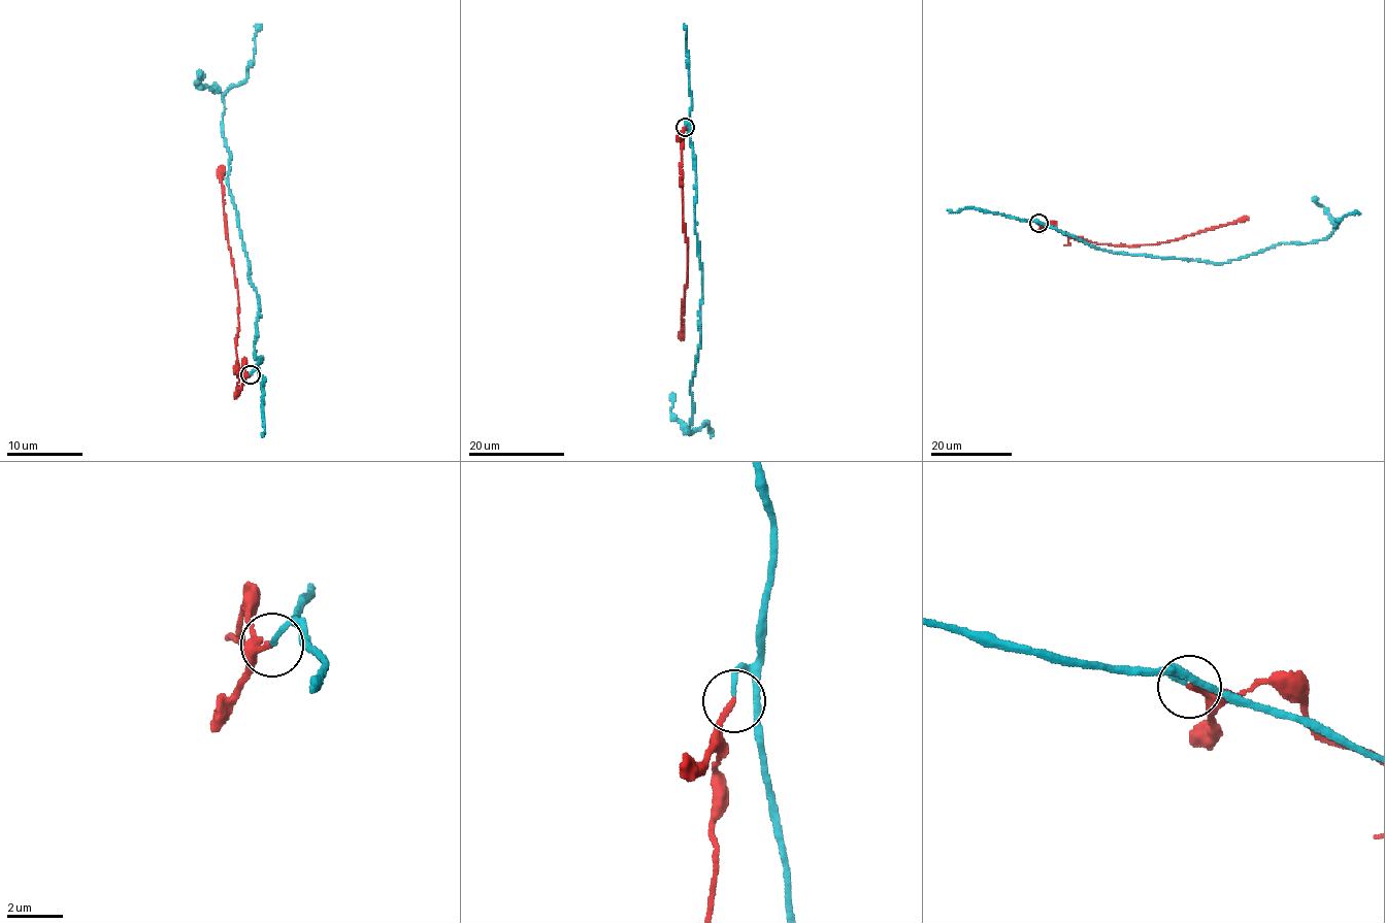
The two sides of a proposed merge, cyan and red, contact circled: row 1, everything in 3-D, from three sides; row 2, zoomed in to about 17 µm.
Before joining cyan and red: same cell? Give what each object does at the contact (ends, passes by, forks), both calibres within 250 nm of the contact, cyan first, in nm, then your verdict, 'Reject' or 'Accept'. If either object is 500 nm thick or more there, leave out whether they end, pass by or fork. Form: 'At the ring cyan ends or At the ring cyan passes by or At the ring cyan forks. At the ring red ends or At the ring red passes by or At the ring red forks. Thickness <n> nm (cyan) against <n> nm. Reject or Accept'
At the ring cyan ends. At the ring red ends. Thickness 160 nm (cyan) against 200 nm. Accept

